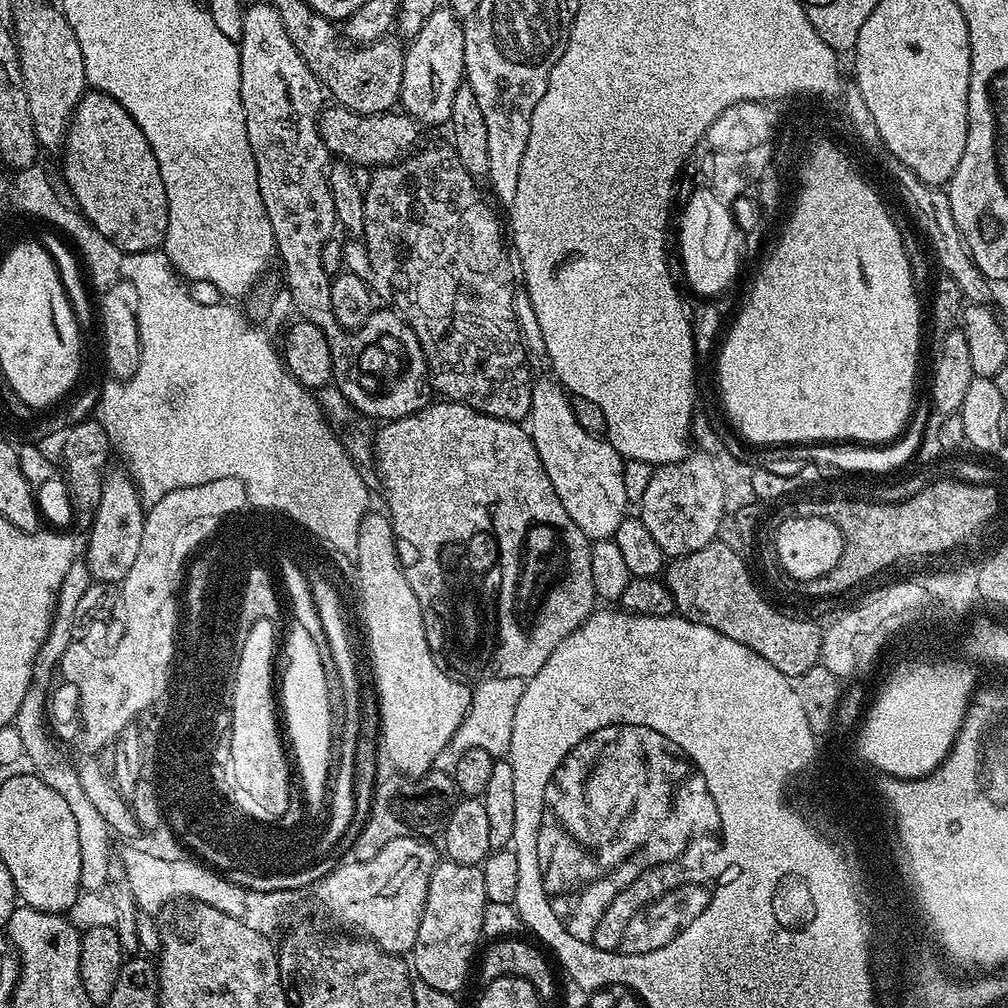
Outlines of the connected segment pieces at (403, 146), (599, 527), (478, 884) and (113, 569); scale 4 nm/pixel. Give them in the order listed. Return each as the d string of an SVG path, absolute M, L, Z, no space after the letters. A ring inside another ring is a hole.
M328 106L321 111L318 123L320 137L328 153L353 166L360 165L371 170L386 164L395 164L397 160L409 155L417 147L416 139L422 131L417 121L400 110L363 116L348 108Z
M548 376L541 380L539 377L532 385L530 410L526 421L528 437L534 442L534 450L538 450L538 458L546 470L546 478L550 478L550 486L554 486L554 494L558 494L562 506L566 506L566 514L574 518L578 530L582 530L582 534L586 534L592 542L611 540L630 512L630 501L626 498L626 485L622 478L625 459L603 435L587 432L582 430L582 426L578 426L578 418L574 418L572 413L573 405L570 403L569 393L559 380Z
M447 858L437 863L434 874L430 874L426 906L422 910L422 922L418 922L418 938L414 938L410 953L411 971L426 982L426 986L460 994L482 944L482 914L487 905L486 885L482 882L479 866Z
M119 470L109 471L104 478L102 486L102 498L94 509L96 517L92 520L92 529L88 532L88 549L83 549L82 559L88 566L88 572L92 576L93 581L98 584L114 584L119 585L126 578L126 574L130 574L130 566L134 566L136 555L140 543L142 543L142 526L144 525L144 514L146 505L140 499L140 493L136 491L136 484L132 481L127 471Z

